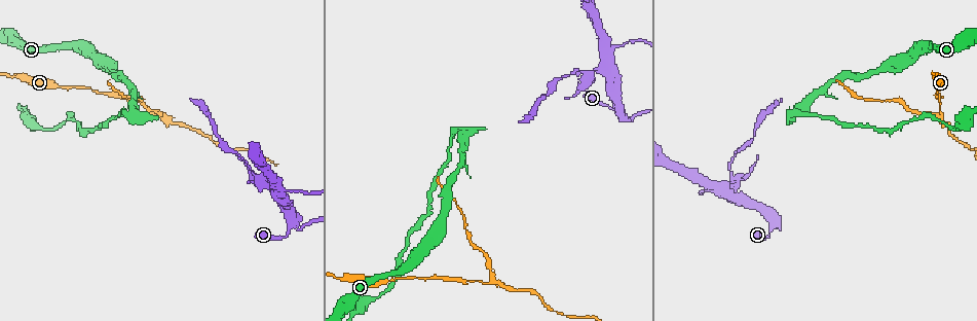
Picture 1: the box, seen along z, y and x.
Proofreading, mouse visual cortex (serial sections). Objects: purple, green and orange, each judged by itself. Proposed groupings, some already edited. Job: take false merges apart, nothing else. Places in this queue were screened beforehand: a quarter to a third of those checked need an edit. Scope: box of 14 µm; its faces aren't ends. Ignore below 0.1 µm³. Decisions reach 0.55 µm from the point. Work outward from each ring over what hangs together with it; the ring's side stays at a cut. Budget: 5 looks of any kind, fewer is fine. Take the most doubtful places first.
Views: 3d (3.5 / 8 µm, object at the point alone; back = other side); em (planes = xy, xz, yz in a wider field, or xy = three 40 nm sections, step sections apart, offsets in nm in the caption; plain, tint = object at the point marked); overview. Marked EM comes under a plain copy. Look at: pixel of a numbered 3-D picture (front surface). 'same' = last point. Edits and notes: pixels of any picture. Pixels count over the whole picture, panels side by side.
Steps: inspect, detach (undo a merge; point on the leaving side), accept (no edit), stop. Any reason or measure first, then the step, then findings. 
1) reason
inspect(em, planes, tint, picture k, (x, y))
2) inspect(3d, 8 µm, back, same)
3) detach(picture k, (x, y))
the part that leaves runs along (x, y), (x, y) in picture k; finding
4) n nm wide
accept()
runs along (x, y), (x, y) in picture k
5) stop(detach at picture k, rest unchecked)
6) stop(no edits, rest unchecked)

sharp bend
inspect(3d, 8 µm, back, picture 1, (126, 114))

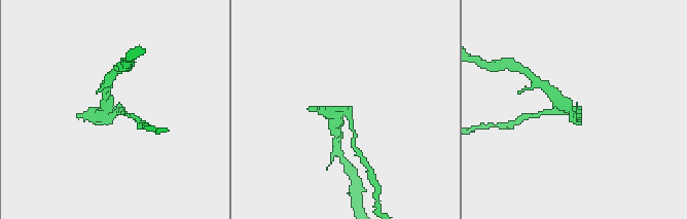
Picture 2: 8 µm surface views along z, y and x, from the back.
inspect(3d, 3.5 µm, picture 2, (112, 113))

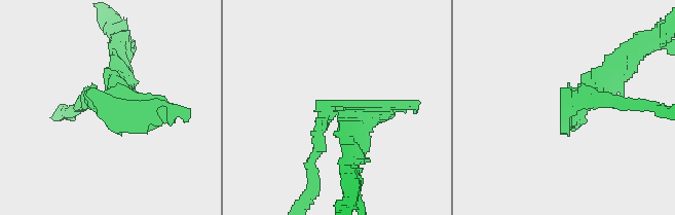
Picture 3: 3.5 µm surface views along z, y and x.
need the tissue
inspect(em, xy, step 3, tint, picture 3, (334, 110))

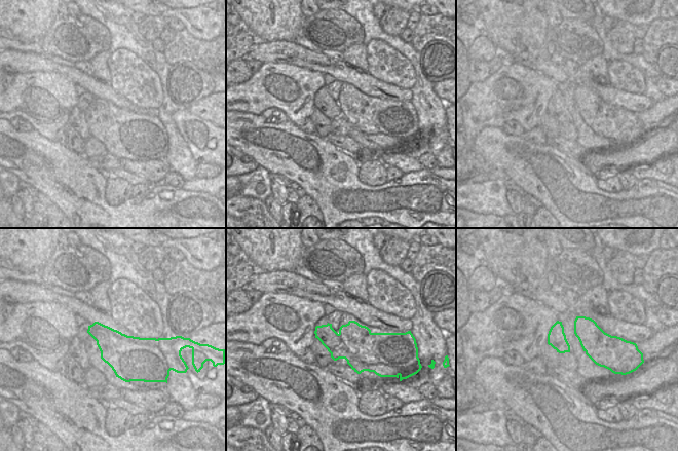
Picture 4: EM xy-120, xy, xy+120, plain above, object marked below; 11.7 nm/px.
detach(picture 3, (316, 144))
the part that leaves runs along (332, 111), (309, 160), (306, 198) in picture 3; two cells meet here

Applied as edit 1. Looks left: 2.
see it whole again
inspect(overview)

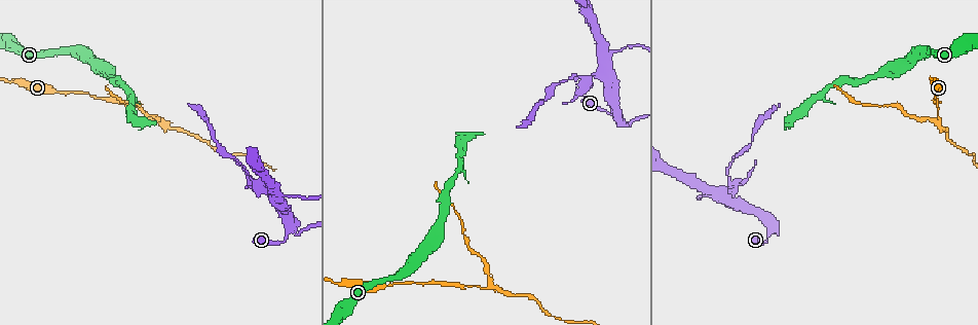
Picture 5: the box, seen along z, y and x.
inspect(3d, 3.5 µm, picture 5, (159, 125))

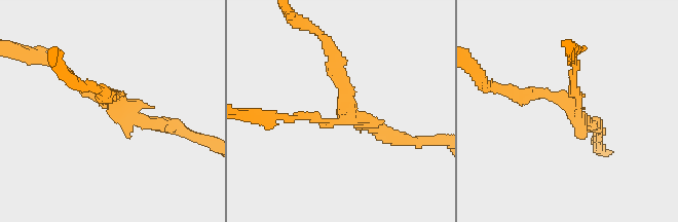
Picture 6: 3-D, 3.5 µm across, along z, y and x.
3 arms
detach(picture 6, (344, 81))
two cells meet here

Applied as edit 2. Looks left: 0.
stop(detach at picture 3, detach at picture 6, rest unchecked)

